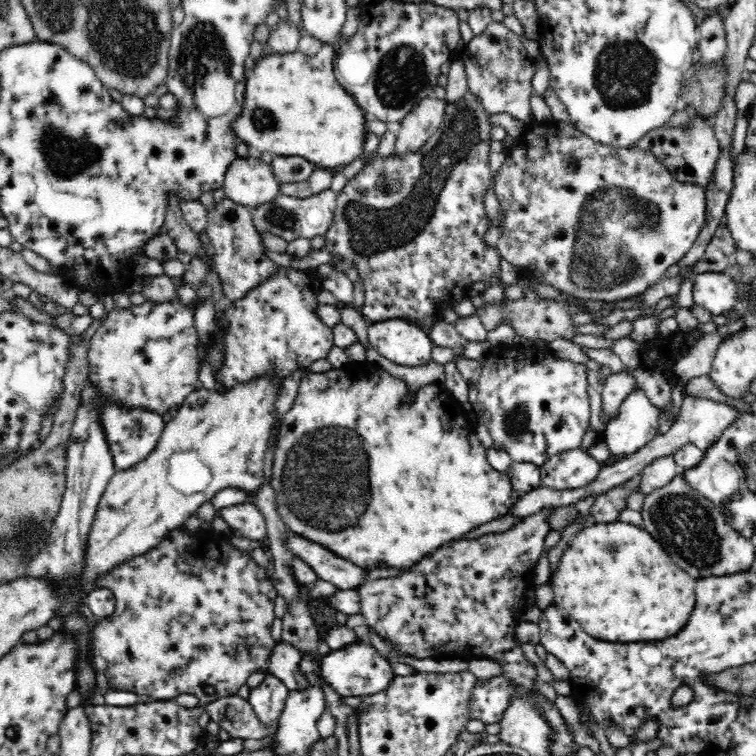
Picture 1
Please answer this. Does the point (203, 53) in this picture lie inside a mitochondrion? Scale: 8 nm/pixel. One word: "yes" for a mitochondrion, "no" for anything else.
yes

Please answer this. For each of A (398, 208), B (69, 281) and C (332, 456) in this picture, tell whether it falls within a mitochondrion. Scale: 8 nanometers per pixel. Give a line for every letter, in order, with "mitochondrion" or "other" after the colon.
A: mitochondrion
B: other
C: mitochondrion

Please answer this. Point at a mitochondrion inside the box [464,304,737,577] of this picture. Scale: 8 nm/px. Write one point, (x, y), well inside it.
(687, 525)

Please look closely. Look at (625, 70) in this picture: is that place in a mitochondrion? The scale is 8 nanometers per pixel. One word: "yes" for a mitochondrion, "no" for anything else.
yes

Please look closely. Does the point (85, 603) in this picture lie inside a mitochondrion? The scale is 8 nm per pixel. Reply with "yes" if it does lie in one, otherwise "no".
no

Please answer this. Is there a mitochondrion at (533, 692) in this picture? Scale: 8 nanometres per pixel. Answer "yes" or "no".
no

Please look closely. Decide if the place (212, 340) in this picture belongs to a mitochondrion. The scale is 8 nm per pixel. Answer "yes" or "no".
no

